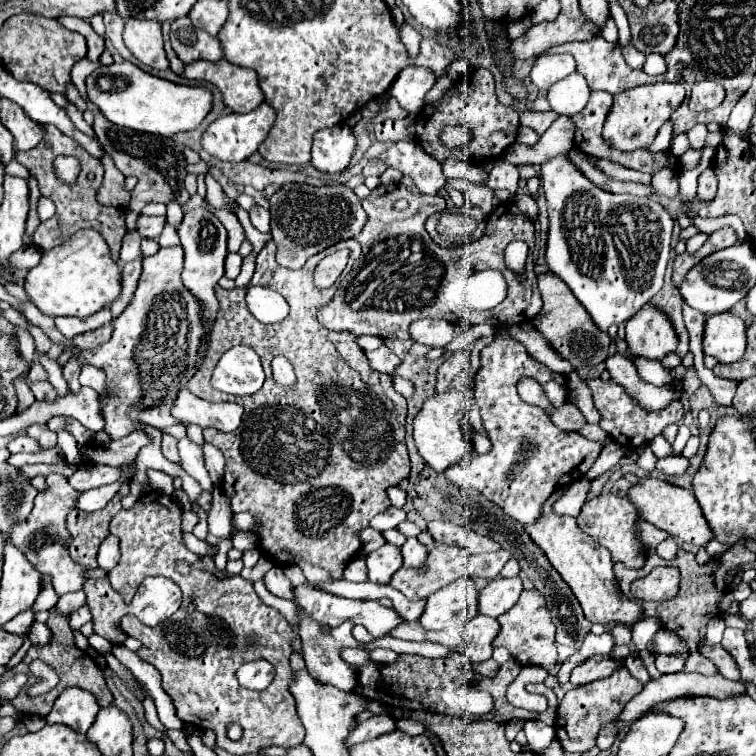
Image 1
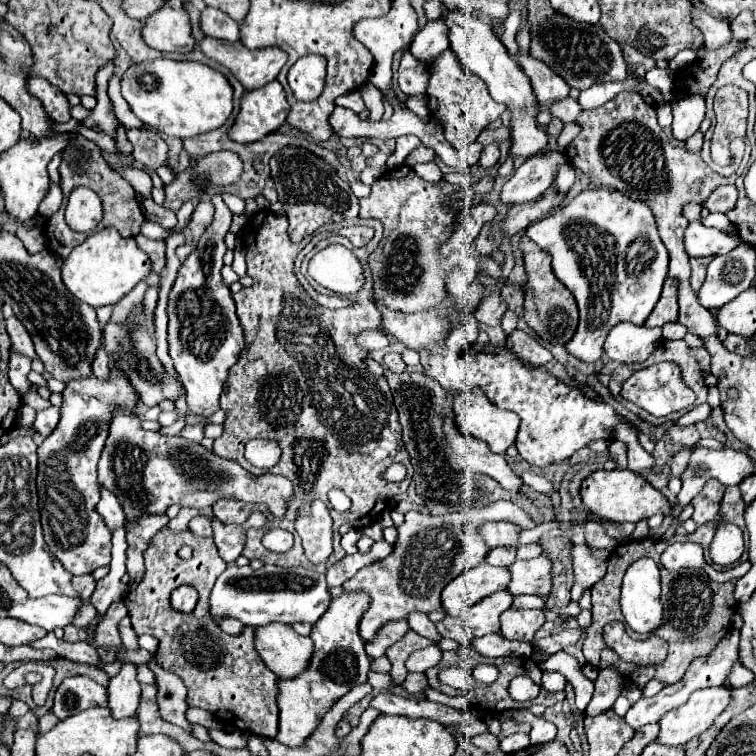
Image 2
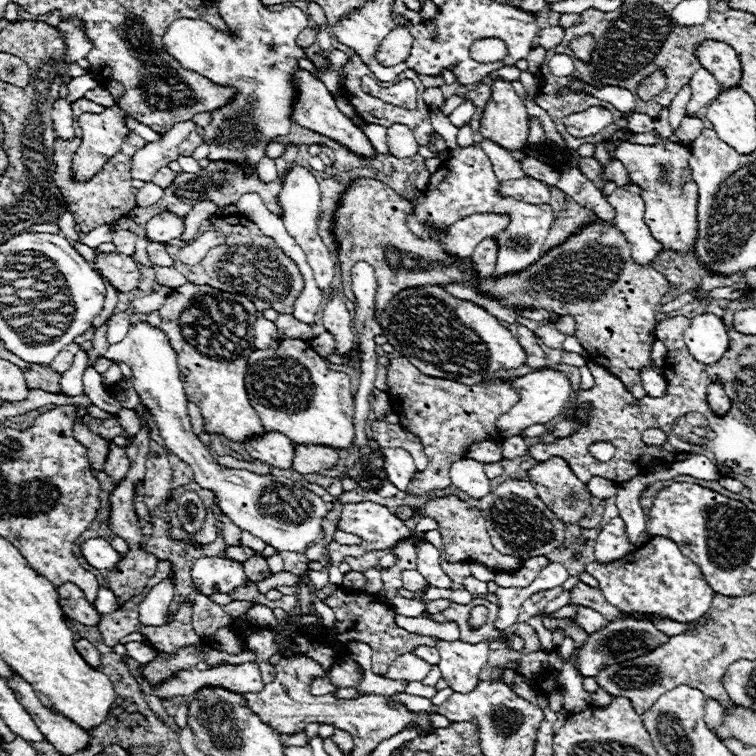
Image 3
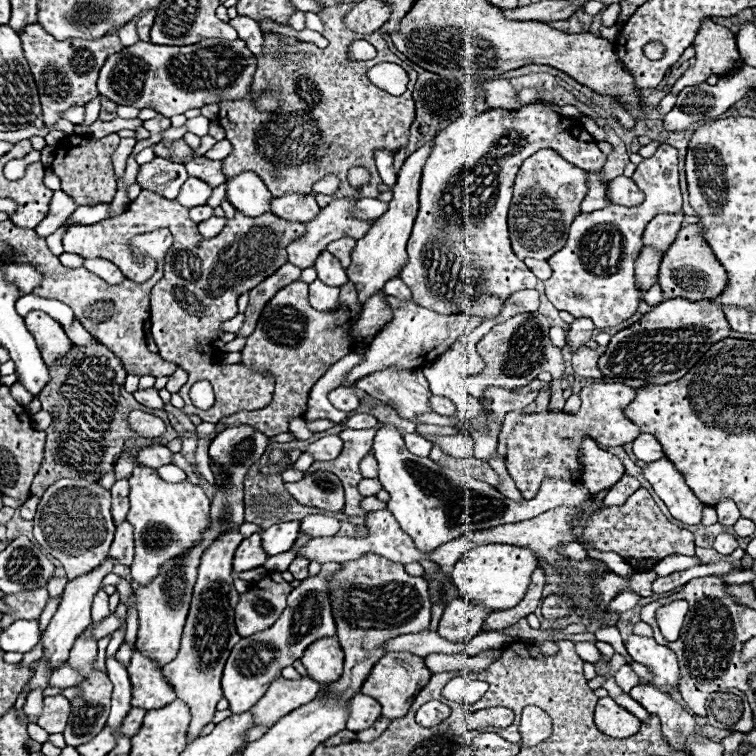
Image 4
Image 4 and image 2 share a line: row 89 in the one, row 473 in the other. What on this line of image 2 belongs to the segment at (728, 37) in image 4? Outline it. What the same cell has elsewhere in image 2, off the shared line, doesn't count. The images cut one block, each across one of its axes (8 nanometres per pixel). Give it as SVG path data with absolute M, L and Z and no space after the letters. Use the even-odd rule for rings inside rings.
M682 448L680 452L676 452L676 454L674 454L674 458L672 458L672 476L676 476L676 478L682 478L680 474L684 474L684 470L688 468L690 452L692 452L692 450L688 450L688 448Z

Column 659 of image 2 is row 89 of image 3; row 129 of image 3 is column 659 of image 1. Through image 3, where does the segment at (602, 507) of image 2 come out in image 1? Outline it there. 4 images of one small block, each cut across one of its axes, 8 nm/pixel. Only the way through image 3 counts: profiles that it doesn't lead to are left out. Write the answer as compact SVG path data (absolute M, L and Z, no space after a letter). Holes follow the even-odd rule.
M642 478L638 484L630 486L626 498L634 504L636 514L642 520L654 524L656 528L668 532L674 538L680 538L682 542L706 546L712 540L712 534L708 532L708 524L704 524L704 516L700 516L700 506L696 504L696 498L692 496L690 490L672 486L658 478Z

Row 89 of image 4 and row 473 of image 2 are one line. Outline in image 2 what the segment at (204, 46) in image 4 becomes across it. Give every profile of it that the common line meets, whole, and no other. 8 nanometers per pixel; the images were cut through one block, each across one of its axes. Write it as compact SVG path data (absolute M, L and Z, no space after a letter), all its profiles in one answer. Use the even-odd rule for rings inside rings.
M128 410L114 412L110 420L108 438L98 462L98 480L100 484L116 494L118 502L122 504L122 510L126 514L126 522L138 522L142 516L150 514L166 514L166 510L174 504L180 504L182 508L210 508L220 498L234 498L254 504L266 504L274 516L284 516L288 508L288 502L294 494L292 482L284 476L252 476L246 472L240 464L216 456L212 450L206 450L202 444L194 444L186 440L184 436L164 436L160 432L148 432L142 426L142 418L138 414L132 414Z

